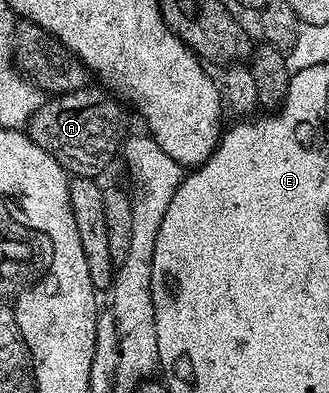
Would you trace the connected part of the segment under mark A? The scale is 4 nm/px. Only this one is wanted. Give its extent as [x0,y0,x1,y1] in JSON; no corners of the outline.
[25,87,128,178]

